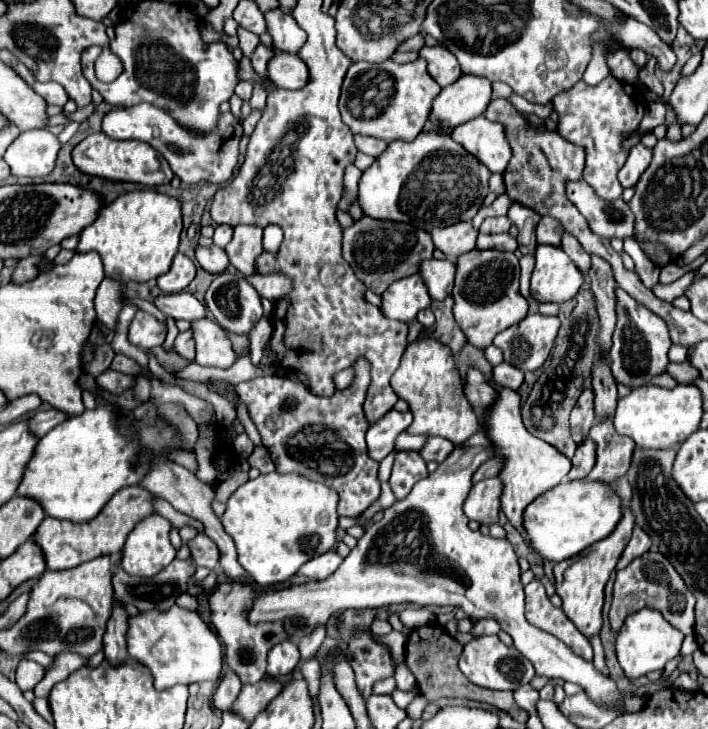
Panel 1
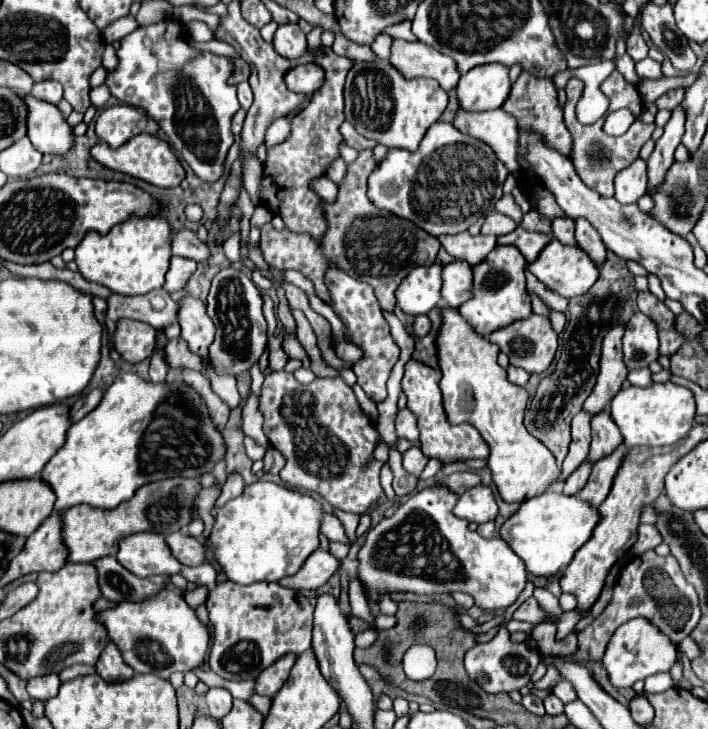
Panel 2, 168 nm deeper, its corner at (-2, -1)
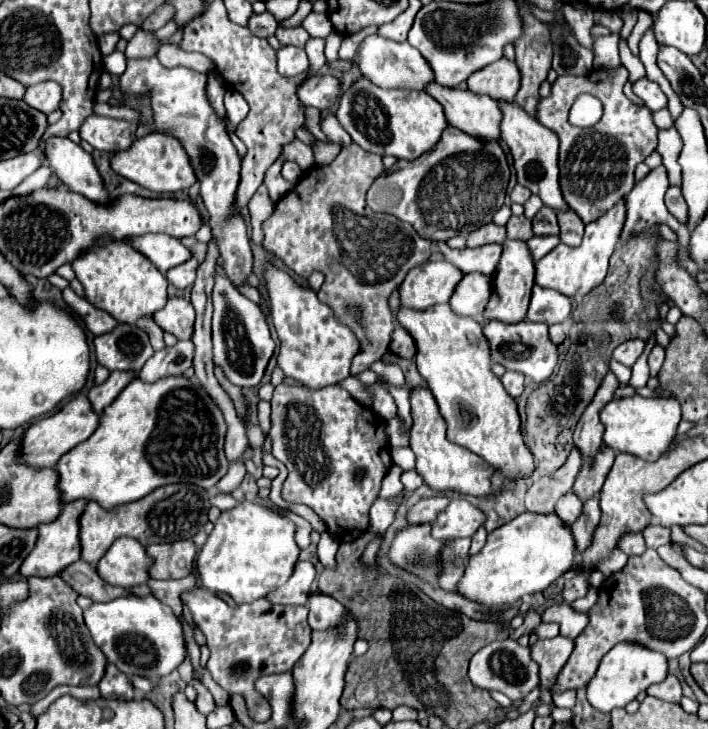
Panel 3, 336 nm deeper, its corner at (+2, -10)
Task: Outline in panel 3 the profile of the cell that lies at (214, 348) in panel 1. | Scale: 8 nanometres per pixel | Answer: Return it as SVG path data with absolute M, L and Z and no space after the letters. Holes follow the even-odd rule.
M169 298L167 304L153 314L153 318L157 326L177 336L177 340L191 340L195 322L195 310L191 302L183 298Z

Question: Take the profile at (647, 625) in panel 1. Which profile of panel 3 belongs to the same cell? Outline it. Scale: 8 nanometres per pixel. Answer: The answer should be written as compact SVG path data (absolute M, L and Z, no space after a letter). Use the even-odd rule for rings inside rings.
M619 642L601 660L595 676L587 684L587 700L593 708L601 712L611 712L613 708L625 708L639 692L647 690L651 684L659 684L667 678L667 658L655 650L643 648L635 642Z

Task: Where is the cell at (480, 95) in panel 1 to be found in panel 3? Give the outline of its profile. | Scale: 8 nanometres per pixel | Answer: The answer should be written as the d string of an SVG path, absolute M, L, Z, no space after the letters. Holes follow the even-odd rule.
M503 58L479 72L471 74L467 80L467 90L473 94L485 94L495 102L513 102L519 90L519 68L515 62Z

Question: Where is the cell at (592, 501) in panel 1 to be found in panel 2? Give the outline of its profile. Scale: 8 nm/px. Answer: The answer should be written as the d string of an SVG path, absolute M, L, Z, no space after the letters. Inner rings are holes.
M545 491L539 497L523 501L517 513L501 525L499 537L509 543L511 551L519 559L523 559L527 573L535 577L551 577L571 563L575 551L587 543L597 523L599 511L589 503L563 493Z

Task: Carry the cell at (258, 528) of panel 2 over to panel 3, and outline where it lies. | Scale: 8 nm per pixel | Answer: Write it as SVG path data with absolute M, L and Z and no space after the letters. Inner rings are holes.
M243 500L233 510L221 512L197 556L199 584L213 592L225 592L235 602L251 602L267 596L293 574L301 552L295 542L295 530L297 526L289 518L251 500Z

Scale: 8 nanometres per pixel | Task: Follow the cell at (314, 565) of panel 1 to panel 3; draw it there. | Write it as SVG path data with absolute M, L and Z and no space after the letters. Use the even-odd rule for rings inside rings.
M297 562L293 576L281 588L269 592L267 600L273 604L307 604L311 594L311 584L317 578L317 570L311 562Z

